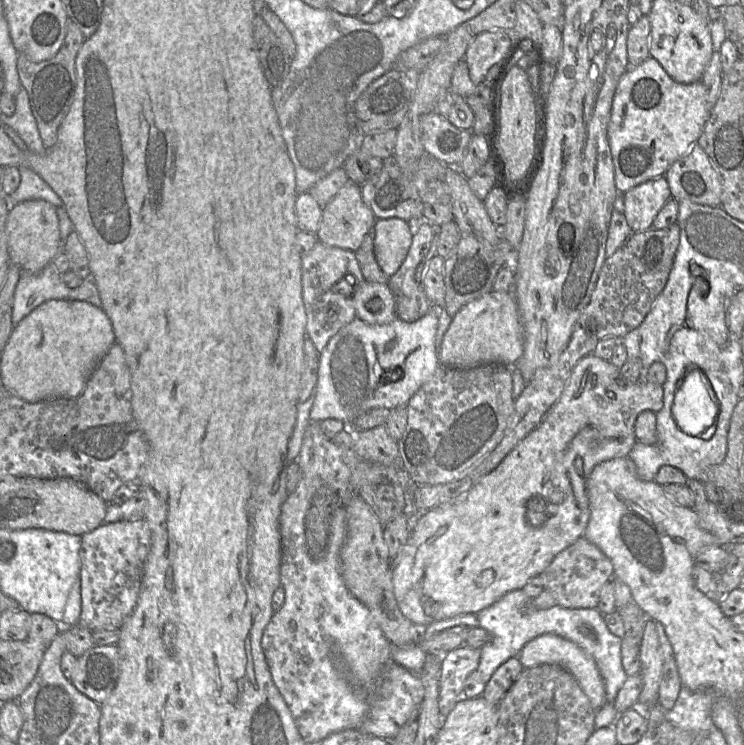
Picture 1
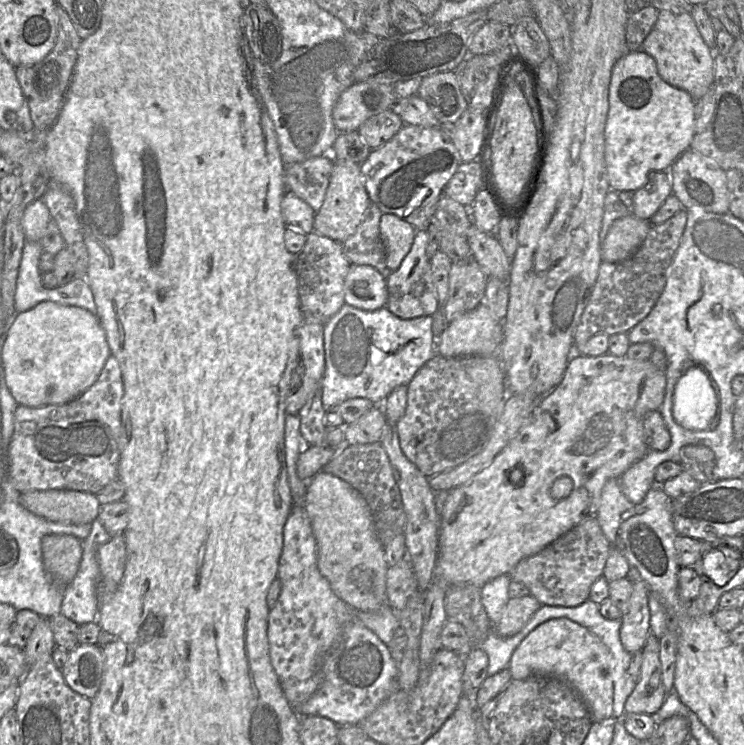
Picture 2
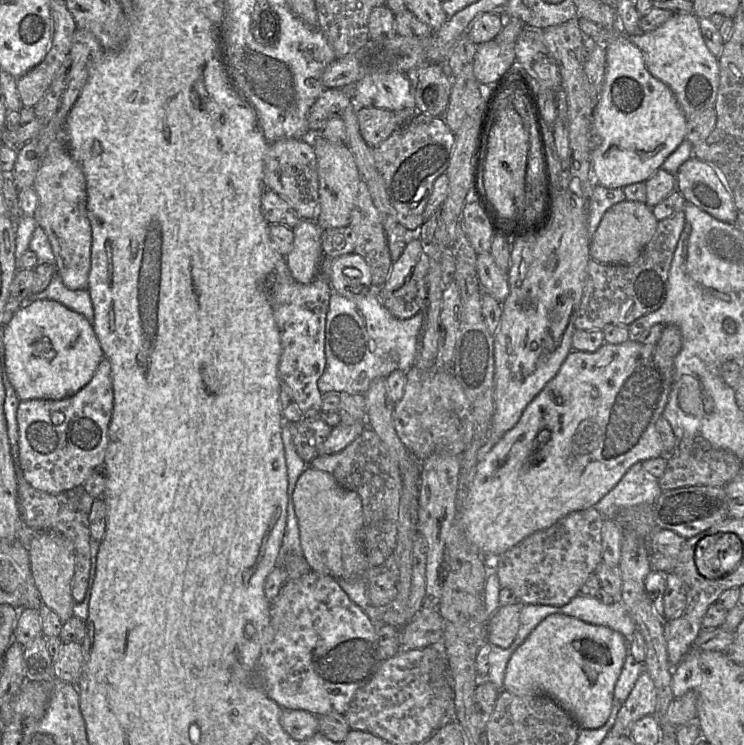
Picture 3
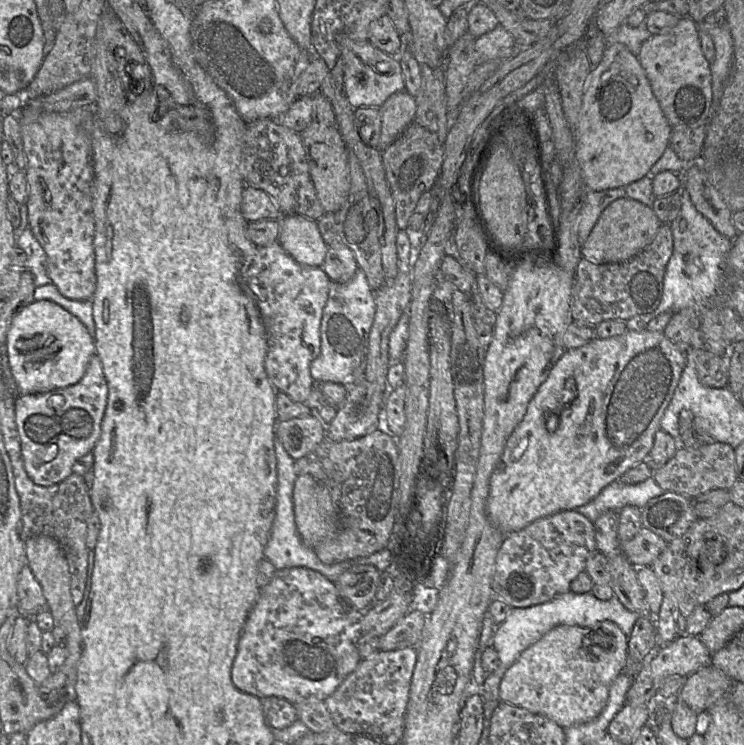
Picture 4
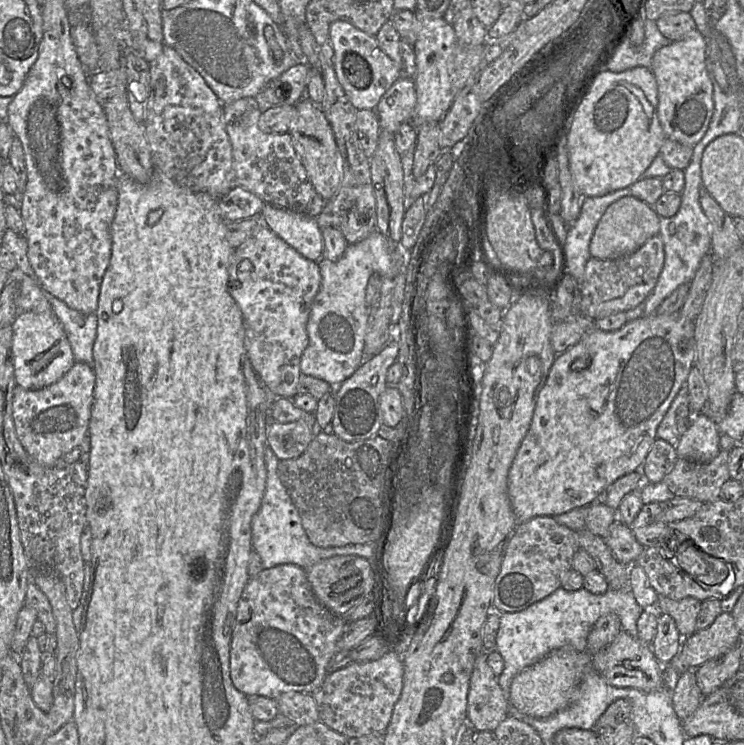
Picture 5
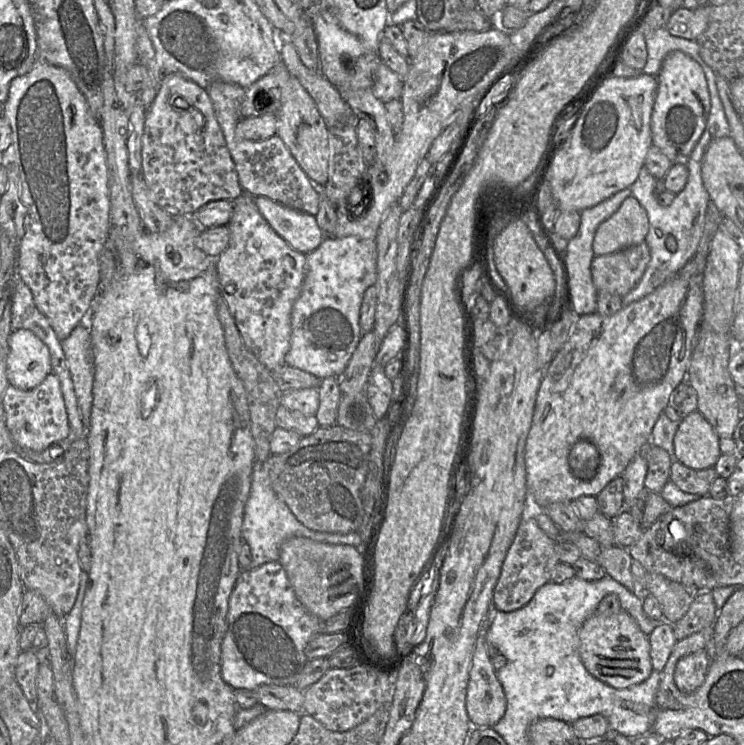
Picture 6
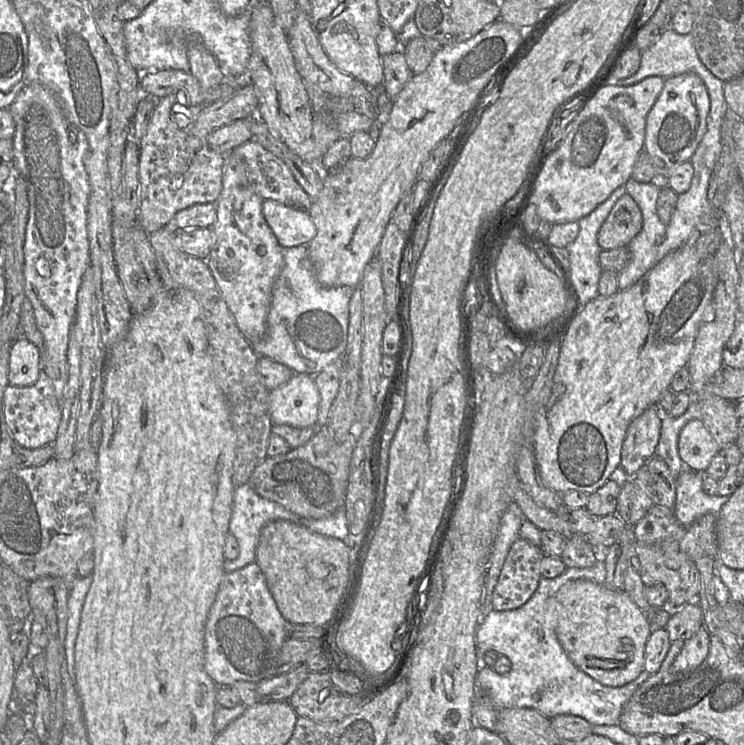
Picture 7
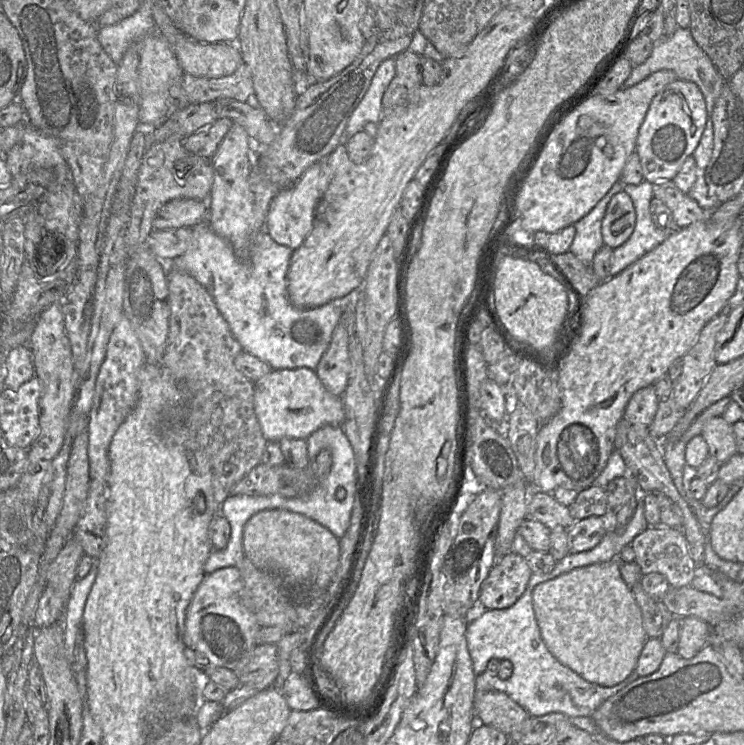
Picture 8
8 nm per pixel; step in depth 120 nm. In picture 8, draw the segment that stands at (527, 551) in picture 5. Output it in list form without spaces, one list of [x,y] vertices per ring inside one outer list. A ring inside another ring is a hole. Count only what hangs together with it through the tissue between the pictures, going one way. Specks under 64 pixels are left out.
[[[509,551],[491,568],[481,585],[478,599],[487,610],[508,608],[522,596],[531,575],[526,558]]]

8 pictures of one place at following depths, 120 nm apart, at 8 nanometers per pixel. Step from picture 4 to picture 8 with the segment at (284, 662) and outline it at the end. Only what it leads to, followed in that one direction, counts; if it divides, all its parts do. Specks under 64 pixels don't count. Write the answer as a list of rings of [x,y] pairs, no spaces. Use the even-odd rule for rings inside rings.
[[[237,566],[220,568],[207,573],[186,611],[185,655],[199,670],[209,667],[225,667],[240,670],[256,647],[256,634],[260,624],[239,599],[243,587],[242,575]]]

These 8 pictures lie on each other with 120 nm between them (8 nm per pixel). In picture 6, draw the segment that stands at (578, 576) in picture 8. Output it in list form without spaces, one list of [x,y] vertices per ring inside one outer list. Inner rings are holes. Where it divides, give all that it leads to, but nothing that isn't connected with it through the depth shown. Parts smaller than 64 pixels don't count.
[[[626,611],[604,616],[595,612],[579,631],[580,657],[588,672],[613,688],[622,689],[646,680],[653,671],[650,643],[636,620]]]

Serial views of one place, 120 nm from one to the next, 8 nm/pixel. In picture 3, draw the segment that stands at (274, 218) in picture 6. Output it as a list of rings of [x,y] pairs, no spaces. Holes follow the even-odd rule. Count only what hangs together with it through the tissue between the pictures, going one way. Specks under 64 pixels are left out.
[[[301,220],[295,227],[293,248],[286,264],[291,276],[299,283],[309,283],[319,274],[324,253],[321,244],[322,229],[315,220]]]

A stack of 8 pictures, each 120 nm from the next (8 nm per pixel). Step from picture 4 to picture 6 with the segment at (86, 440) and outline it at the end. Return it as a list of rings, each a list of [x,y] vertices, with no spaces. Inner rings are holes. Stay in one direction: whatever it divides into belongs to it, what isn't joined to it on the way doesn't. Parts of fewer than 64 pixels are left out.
[[[53,373],[47,375],[40,385],[31,390],[20,390],[8,385],[2,402],[7,428],[20,448],[40,452],[69,437],[70,426],[60,381]]]

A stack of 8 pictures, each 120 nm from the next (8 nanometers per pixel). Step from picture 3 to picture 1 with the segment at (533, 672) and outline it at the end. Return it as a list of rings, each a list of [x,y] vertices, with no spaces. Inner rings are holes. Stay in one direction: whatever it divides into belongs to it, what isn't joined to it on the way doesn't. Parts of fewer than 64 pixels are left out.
[[[550,633],[542,634],[528,642],[520,651],[518,658],[524,669],[542,664],[564,667],[576,678],[595,711],[605,705],[605,685],[595,661],[572,641]]]

